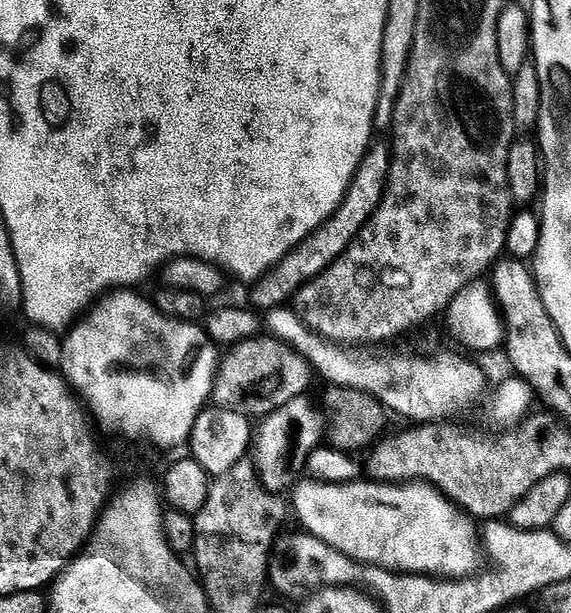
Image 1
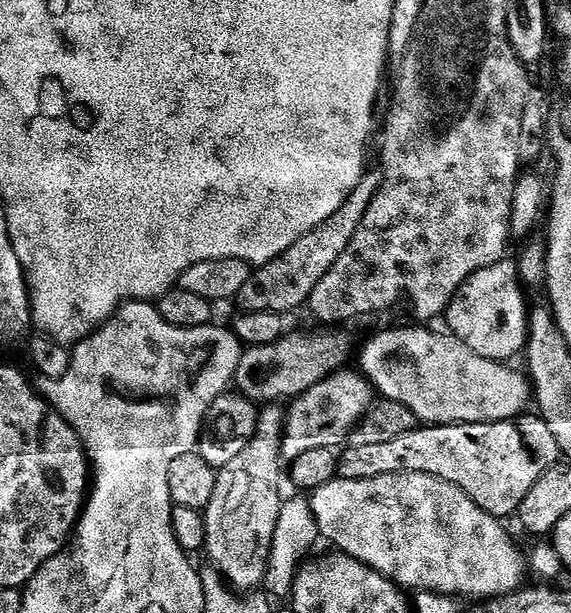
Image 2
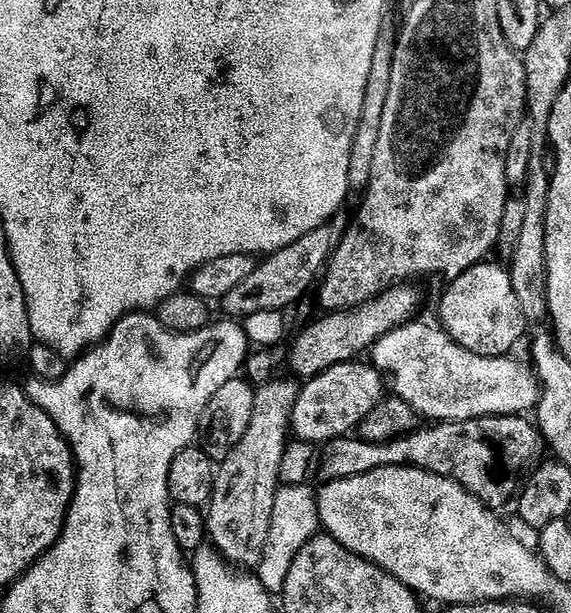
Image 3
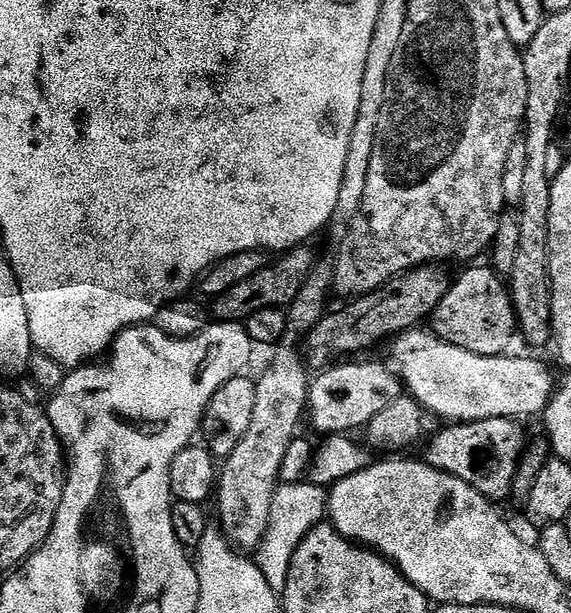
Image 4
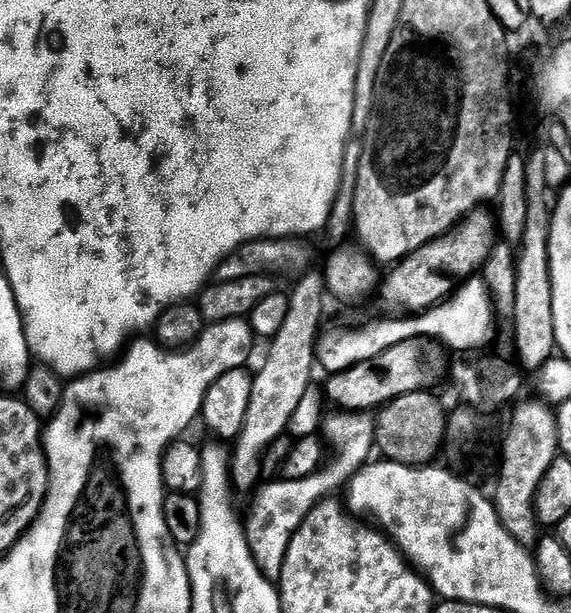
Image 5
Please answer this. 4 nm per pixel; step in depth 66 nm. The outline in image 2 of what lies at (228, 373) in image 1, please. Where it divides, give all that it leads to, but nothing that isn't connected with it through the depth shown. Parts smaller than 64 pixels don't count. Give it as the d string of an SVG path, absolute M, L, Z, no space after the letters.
M328 330L325 336L291 336L285 334L268 345L248 346L241 351L240 361L234 377L234 388L239 395L257 406L272 406L277 402L291 402L301 396L310 386L322 382L334 372L345 367L344 360L352 344L343 336L343 331Z

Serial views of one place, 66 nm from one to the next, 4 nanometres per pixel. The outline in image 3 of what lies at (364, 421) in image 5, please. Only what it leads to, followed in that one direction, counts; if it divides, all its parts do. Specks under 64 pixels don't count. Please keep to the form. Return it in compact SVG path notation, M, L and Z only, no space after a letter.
M308 484L281 487L274 498L274 518L270 520L270 538L266 538L266 550L262 554L262 562L258 569L258 578L266 591L273 594L283 593L286 578L290 574L290 566L294 566L294 558L302 550L302 546L309 544L321 531L320 505L315 491L311 492Z

